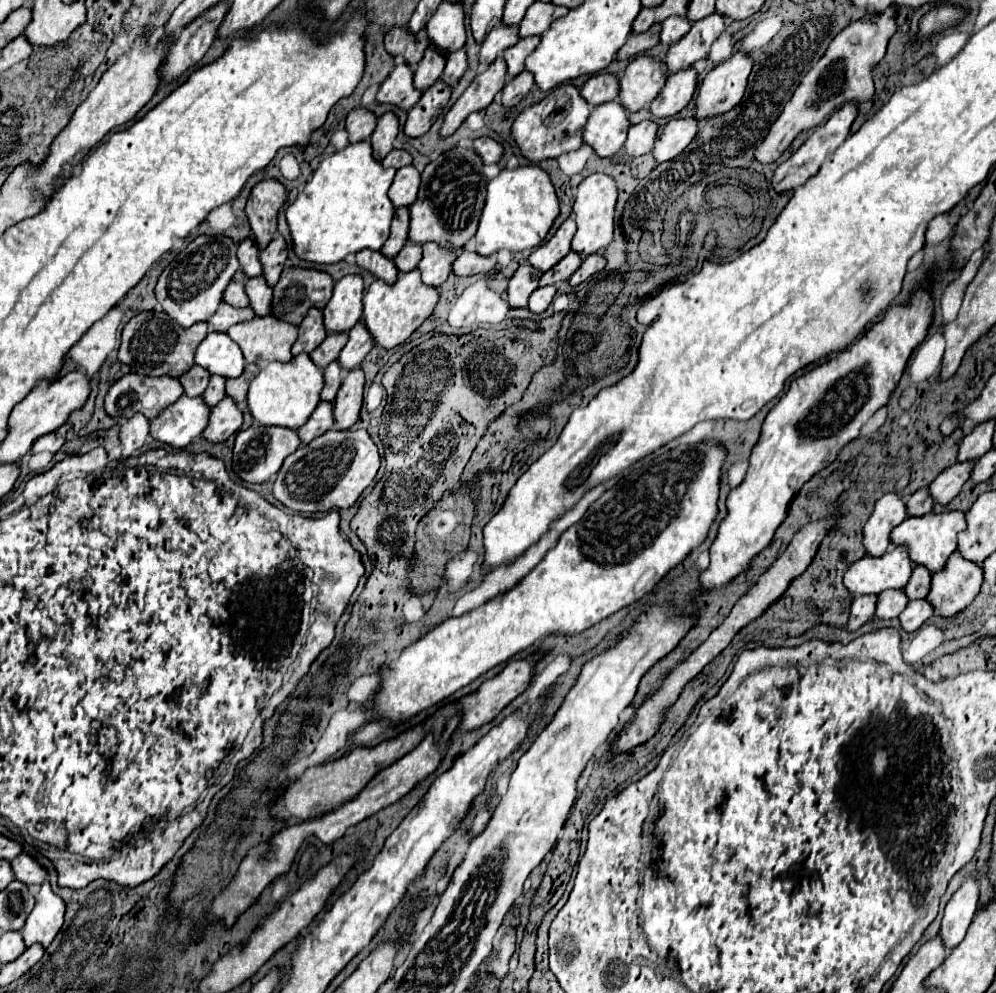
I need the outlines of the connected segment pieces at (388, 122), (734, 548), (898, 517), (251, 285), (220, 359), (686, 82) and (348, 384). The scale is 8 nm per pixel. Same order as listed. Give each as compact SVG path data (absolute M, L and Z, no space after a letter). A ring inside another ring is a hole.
M386 112L384 116L380 116L378 120L378 126L376 130L372 132L372 148L374 148L374 156L378 160L382 160L390 150L392 150L392 144L398 136L398 116L394 112Z
M920 288L914 292L908 306L892 306L890 310L886 310L884 320L874 324L858 342L834 354L836 358L828 358L826 362L818 364L810 372L798 376L790 384L788 392L768 412L762 424L762 436L752 450L750 466L742 484L732 488L728 494L728 500L726 500L728 516L720 522L718 536L710 546L710 566L700 574L700 590L694 592L692 598L698 598L702 590L722 588L730 584L738 574L750 568L752 558L760 550L772 544L776 528L786 518L788 506L798 494L798 490L804 486L804 482L810 480L810 476L814 476L822 468L826 468L838 456L838 450L858 436L860 428L868 422L868 418L888 402L890 392L896 388L904 372L908 356L926 338L930 322L932 322L932 300L930 300L930 294L924 288Z
M896 492L884 494L870 516L870 520L864 526L864 546L868 556L882 556L892 546L890 532L894 526L898 526L902 520L908 518L906 502L896 496Z
M264 276L246 280L246 294L250 298L250 306L258 316L268 316L272 308L272 288L264 284Z
M208 332L196 350L196 364L210 374L236 378L244 372L244 354L226 332Z
M694 66L674 72L672 76L668 76L666 86L650 104L652 114L656 118L668 118L678 114L682 108L688 106L696 88L698 88L698 72Z
M360 366L346 372L334 400L334 418L340 430L348 430L360 416L364 392L364 370Z

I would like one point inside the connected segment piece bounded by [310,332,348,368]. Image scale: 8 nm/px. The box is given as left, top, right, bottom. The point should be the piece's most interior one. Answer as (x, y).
(329, 349)

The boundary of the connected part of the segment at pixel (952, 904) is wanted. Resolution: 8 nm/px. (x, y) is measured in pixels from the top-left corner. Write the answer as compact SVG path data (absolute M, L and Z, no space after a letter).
M970 878L950 898L942 916L942 926L938 934L942 936L946 950L956 948L964 940L976 910L978 910L978 886L976 880Z

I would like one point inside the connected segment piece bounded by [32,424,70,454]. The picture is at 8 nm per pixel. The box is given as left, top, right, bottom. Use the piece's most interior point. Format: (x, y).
(52, 442)

